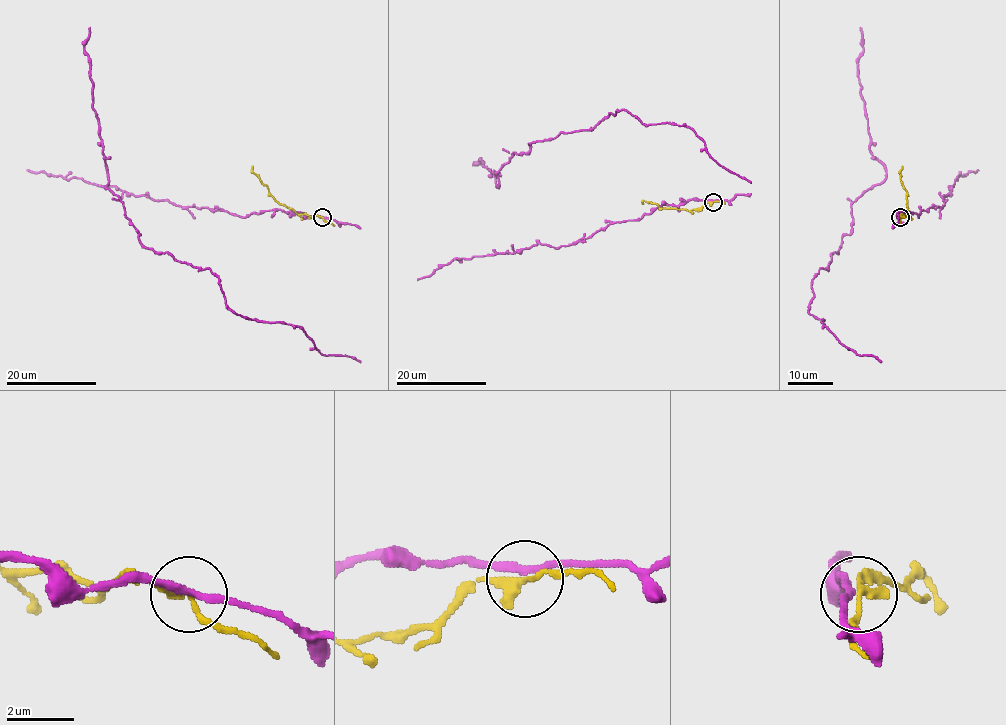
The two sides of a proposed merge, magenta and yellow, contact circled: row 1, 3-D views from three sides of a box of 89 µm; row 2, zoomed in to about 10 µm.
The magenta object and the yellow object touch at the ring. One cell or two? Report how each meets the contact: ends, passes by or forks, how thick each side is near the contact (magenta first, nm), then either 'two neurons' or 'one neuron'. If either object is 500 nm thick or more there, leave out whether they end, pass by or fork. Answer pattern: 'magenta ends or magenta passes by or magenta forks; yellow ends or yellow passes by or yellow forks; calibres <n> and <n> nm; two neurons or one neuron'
magenta passes by; yellow passes by; calibres 190 and 240 nm; two neurons

